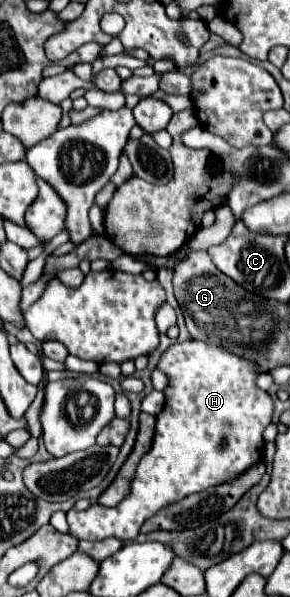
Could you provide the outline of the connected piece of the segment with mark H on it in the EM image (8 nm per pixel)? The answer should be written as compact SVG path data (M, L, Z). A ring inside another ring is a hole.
M190 339L170 345L162 353L158 369L166 373L168 385L164 389L164 407L156 415L152 447L142 455L136 467L130 493L116 507L90 505L86 511L68 511L70 535L78 541L116 537L122 543L130 543L138 537L142 523L160 509L192 493L234 481L262 459L262 435L272 423L274 399L256 385L260 373L256 361ZM222 441L226 441L228 447L220 449Z

